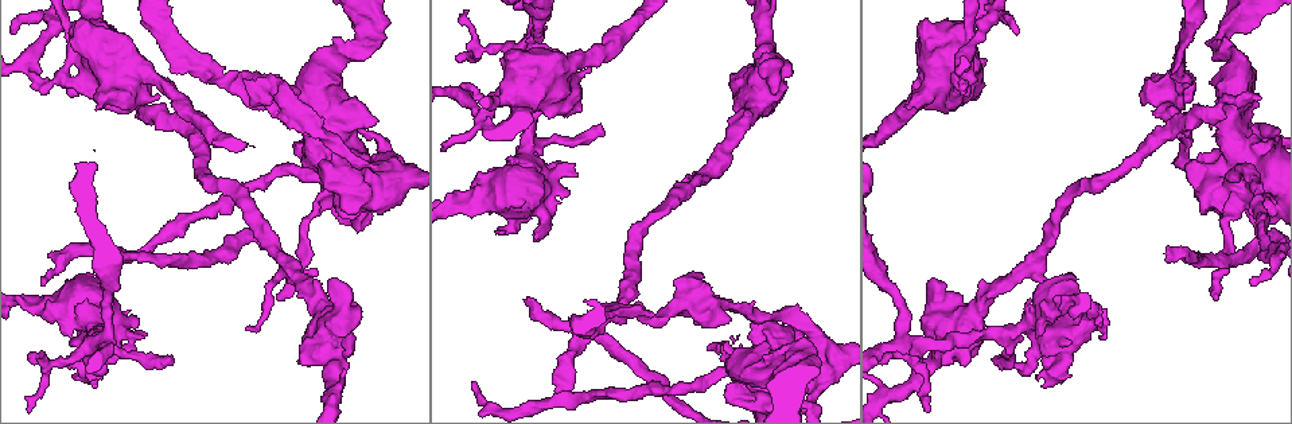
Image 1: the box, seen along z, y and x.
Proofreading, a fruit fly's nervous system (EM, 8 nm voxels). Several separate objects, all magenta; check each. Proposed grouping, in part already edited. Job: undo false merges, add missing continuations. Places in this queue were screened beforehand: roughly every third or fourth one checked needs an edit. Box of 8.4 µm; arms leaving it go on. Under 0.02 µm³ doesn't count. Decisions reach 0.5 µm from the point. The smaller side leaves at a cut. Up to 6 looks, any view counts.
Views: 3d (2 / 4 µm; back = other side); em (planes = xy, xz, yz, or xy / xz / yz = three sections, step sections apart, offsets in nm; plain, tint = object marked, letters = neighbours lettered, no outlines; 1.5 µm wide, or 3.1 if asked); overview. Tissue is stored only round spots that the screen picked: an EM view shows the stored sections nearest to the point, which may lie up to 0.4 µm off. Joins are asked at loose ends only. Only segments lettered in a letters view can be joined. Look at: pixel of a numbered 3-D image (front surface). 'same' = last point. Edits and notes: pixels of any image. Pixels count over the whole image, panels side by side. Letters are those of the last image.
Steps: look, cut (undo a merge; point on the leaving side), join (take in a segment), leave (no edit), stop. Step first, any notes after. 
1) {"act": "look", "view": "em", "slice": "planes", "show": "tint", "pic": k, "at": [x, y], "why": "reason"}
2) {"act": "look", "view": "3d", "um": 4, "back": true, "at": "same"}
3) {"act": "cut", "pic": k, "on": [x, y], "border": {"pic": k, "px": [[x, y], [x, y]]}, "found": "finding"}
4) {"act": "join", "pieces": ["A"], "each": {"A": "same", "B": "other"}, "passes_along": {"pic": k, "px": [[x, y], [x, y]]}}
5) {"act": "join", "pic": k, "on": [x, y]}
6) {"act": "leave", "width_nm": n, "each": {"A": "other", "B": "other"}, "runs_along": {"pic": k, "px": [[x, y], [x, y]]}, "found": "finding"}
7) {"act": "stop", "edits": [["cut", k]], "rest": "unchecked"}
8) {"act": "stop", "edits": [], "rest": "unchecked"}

{"act": "look", "view": "3d", "um": 2, "pic": 1, "at": [156, 93]}

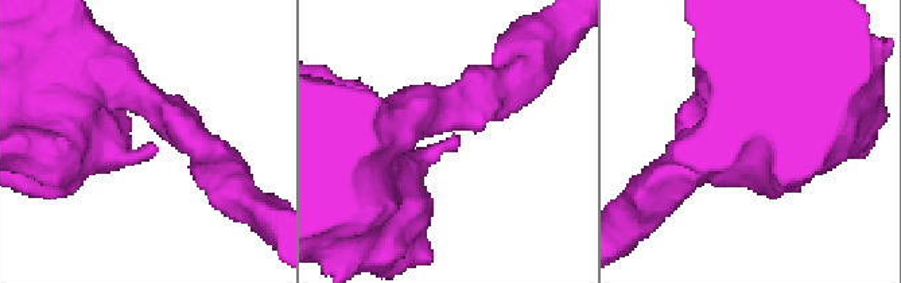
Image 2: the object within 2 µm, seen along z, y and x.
{"act": "look", "view": "em", "slice": "xy", "step": 4, "show": "tint", "pic": 2, "at": [453, 134]}

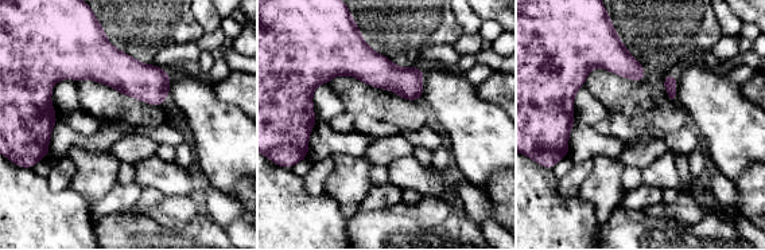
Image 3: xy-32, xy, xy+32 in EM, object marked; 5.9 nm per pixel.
{"act": "look", "view": "em", "slice": "planes", "show": "letters", "at": "same"}

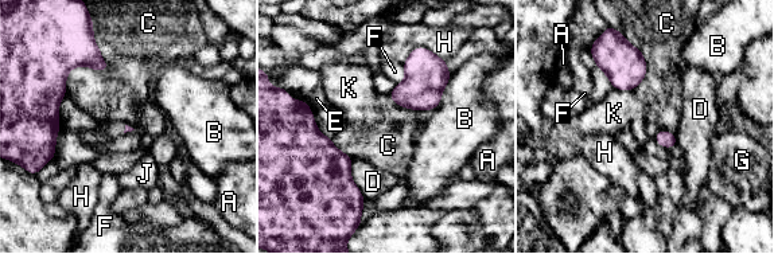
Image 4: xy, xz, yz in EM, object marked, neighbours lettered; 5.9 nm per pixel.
{"act": "leave", "each": {"A": "other", "B": "other", "C": "other", "D": "other", "E": "other", "F": "other", "G": "other", "H": "other", "J": "other", "K": "other"}, "border": {"pic": 4, "px": [[625, 36], [646, 67], [634, 89]]}, "found": "no lettered segment goes on from it"}

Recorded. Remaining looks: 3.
{"act": "look", "view": "em", "slice": "xy", "step": 8, "show": "tint", "pic": 1, "at": [788, 354], "why": "calibre changes"}

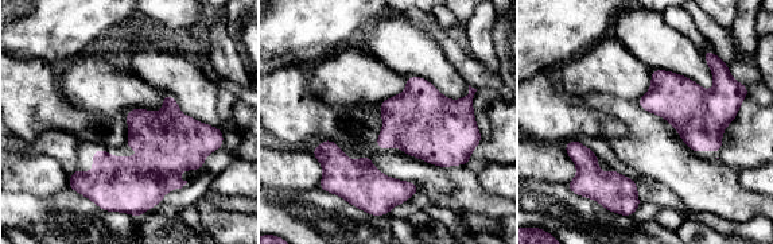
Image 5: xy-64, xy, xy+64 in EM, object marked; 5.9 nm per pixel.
{"act": "look", "view": "em", "slice": "xy", "step": 8, "show": "letters", "at": "same", "why": "what lies round it"}

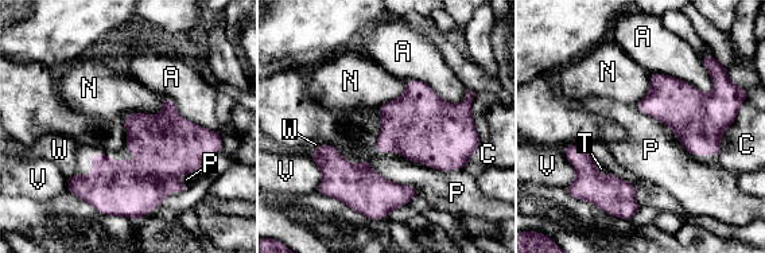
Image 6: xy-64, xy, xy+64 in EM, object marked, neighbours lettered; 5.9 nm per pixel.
{"act": "leave", "width_nm": 140, "longest_contact_nm": ["P", 480], "each": {"A": "other", "C": "other", "N": "other", "P": "other", "T": "other", "V": "other", "W": "other"}, "found": "continuous, no second cell"}

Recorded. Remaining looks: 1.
{"act": "stop", "edits": [], "rest": "unchecked"}

